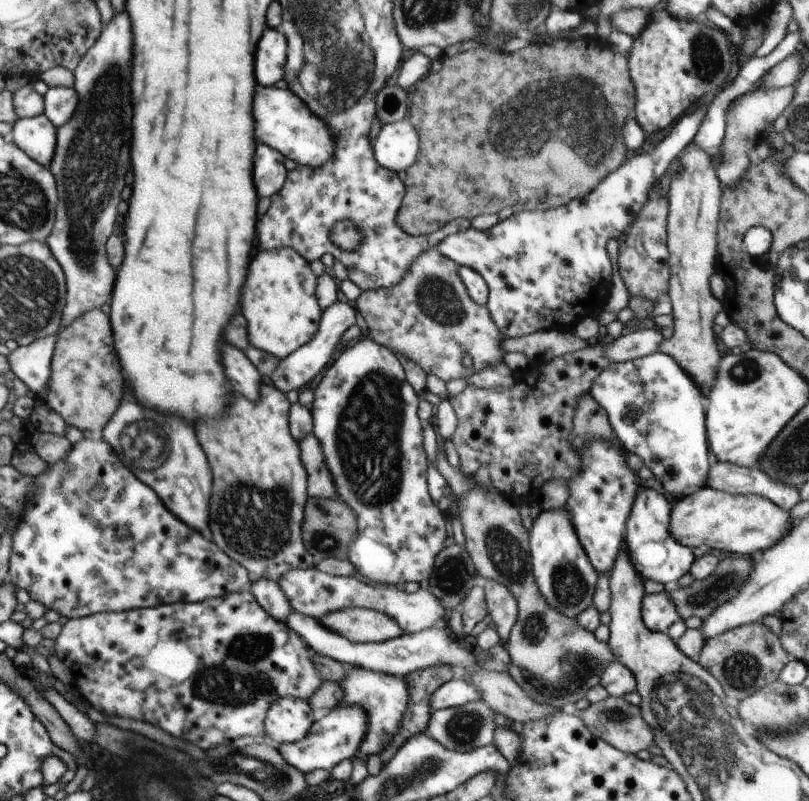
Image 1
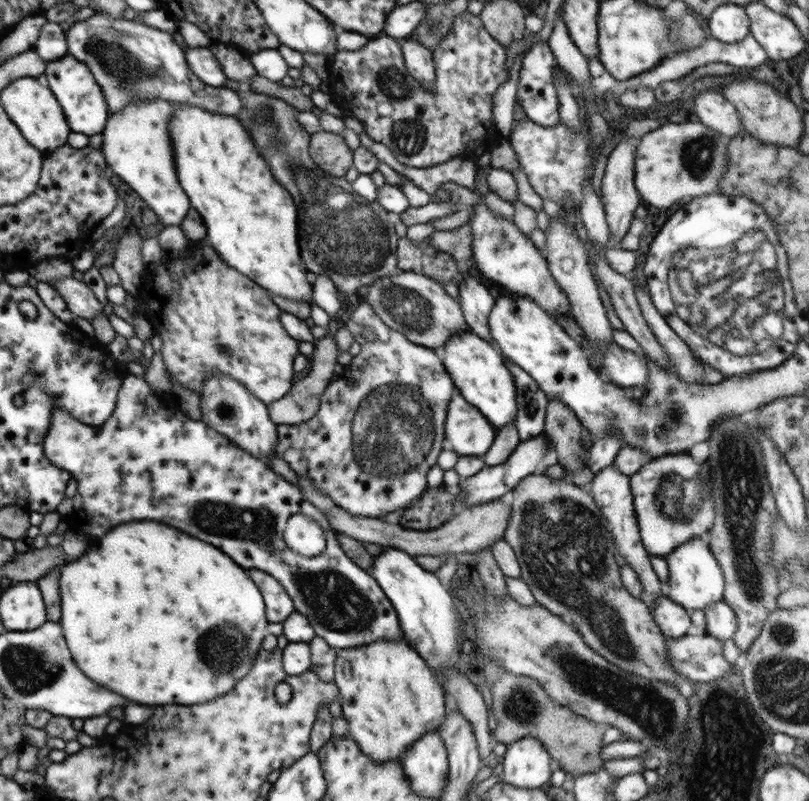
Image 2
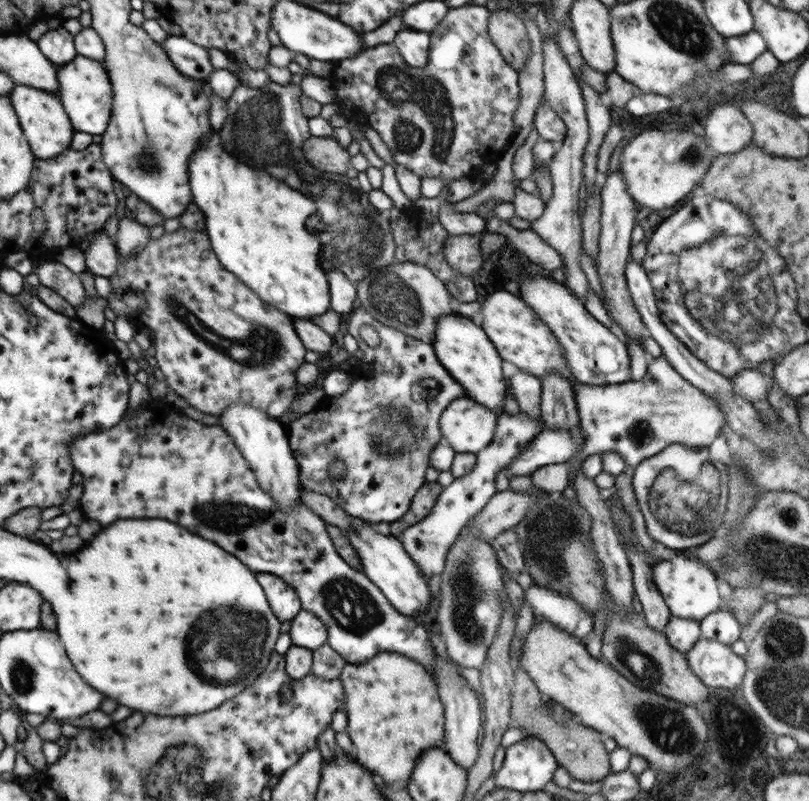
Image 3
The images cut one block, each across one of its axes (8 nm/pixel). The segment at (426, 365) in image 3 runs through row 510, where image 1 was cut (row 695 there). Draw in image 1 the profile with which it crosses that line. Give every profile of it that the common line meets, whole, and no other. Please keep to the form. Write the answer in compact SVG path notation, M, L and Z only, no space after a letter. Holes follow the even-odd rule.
M349 668L347 678L340 682L344 690L344 705L360 706L368 716L368 731L357 758L366 762L371 755L379 755L382 748L399 732L401 719L408 705L408 692L402 678L376 673L362 668Z

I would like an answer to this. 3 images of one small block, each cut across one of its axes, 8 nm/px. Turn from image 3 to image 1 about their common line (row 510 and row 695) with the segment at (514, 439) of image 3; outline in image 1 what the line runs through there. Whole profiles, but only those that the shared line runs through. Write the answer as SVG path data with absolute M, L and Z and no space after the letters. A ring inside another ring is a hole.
M457 676L442 684L429 697L429 708L432 712L442 711L451 707L460 707L479 699L482 698L475 687Z

